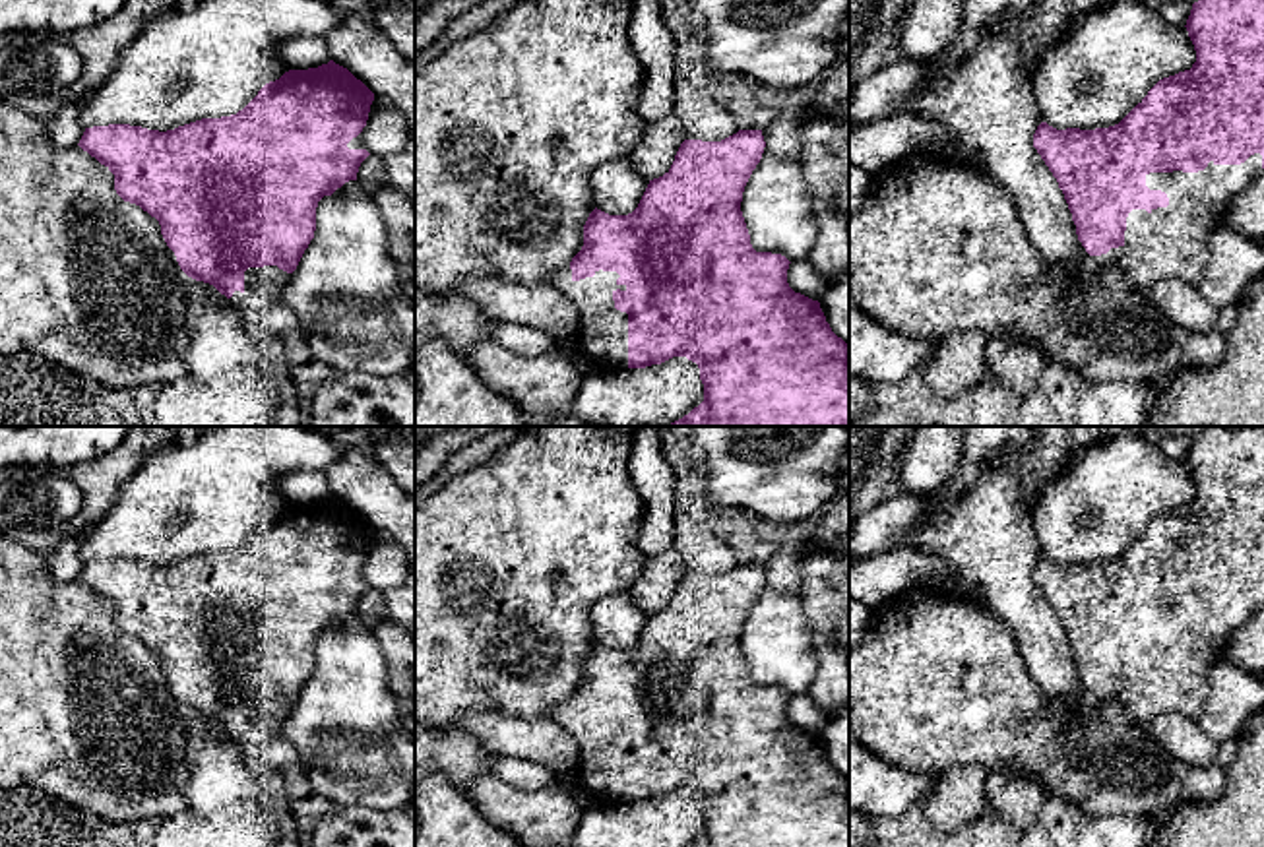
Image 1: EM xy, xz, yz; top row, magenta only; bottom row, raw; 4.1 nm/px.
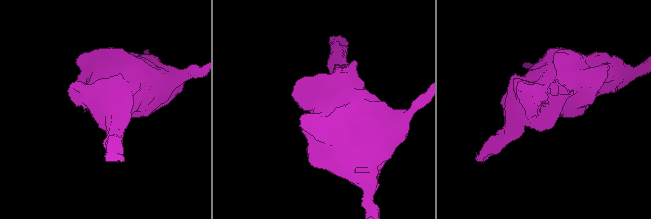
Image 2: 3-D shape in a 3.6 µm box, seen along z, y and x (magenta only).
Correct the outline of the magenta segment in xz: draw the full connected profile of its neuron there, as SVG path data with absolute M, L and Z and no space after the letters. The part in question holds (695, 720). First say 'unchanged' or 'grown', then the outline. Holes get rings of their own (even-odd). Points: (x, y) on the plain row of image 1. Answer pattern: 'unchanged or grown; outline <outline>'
grown; outline M739 564L721 576L684 574L671 603L649 614L638 642L628 649L609 649L593 643L584 659L584 680L572 696L549 711L578 744L578 766L570 775L578 789L597 806L661 799L673 791L686 791L700 802L704 835L690 847L849 847L849 779L837 771L818 735L795 727L787 717L789 694L781 688L756 686L741 645L744 620L762 593L766 576L762 564Z

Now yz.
grown; outline M1212 426L1192 438L1186 454L1186 465L1196 485L1196 496L1190 504L1159 514L1148 529L1115 560L1080 564L1057 564L1041 556L1033 568L1033 581L1053 607L1059 622L1064 628L1076 669L1090 690L1101 690L1107 700L1117 700L1126 713L1138 723L1150 721L1163 711L1179 711L1190 719L1198 719L1208 700L1208 673L1210 667L1225 655L1231 636L1247 622L1247 618L1264 605L1264 430L1256 428L1223 428Z

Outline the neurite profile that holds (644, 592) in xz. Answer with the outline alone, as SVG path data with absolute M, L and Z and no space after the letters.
M671 547L657 556L646 558L642 572L626 595L648 614L659 612L669 607L682 576L682 558L677 549Z

